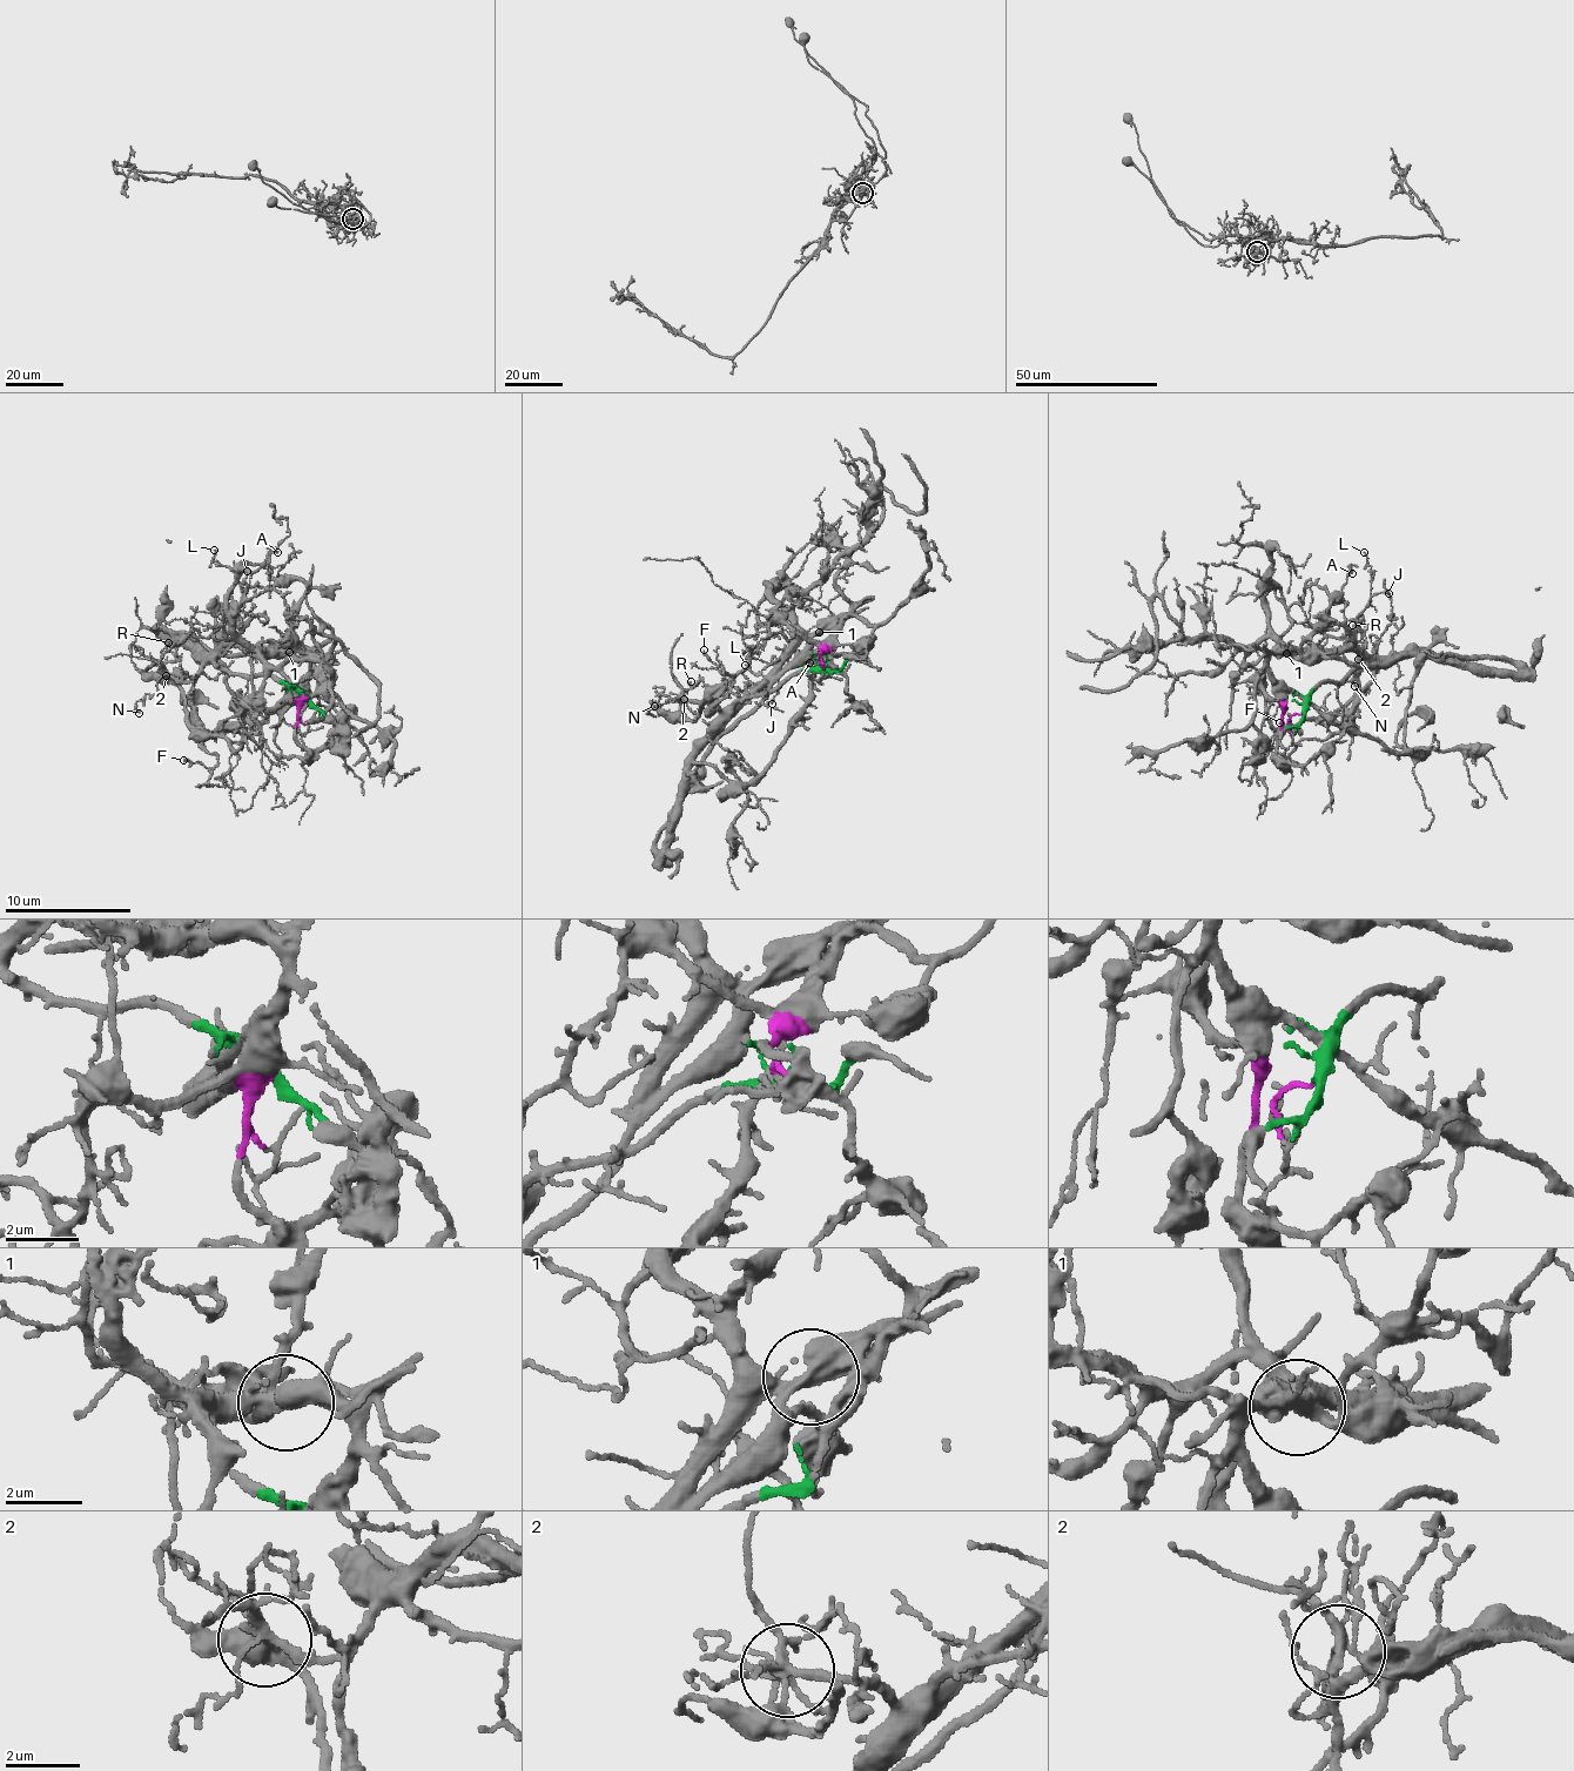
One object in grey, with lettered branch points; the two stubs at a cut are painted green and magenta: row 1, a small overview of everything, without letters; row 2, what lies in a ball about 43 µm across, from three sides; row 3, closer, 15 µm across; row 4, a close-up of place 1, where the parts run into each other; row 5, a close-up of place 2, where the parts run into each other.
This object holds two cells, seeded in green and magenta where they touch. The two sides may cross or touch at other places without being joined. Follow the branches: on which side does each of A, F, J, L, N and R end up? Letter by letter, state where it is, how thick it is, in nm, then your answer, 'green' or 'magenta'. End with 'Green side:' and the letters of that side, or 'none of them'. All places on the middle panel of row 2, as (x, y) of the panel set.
A: place (809, 662); calibre 170 nm; magenta
F: place (704, 650); calibre 140 nm; green
J: place (772, 704); calibre 120 nm; green
L: place (745, 665); calibre 100 nm; green
N: place (654, 706); calibre 140 nm; green
R: place (691, 681); calibre 110 nm; green
Green side: F, J, L, N, R

